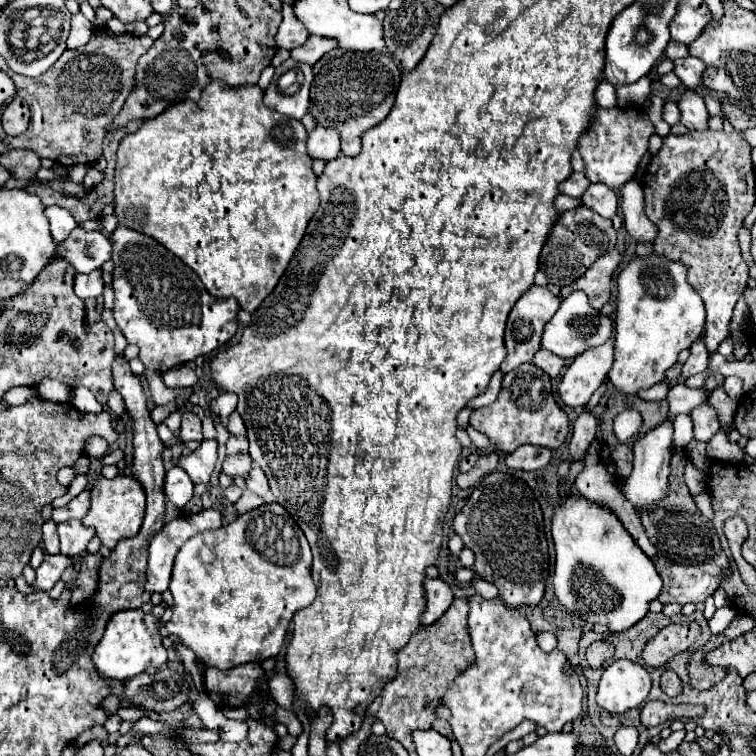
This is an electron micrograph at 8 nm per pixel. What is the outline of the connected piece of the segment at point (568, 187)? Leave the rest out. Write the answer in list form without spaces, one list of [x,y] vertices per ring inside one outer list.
[[[573,172],[567,180],[563,180],[563,182],[559,184],[559,192],[561,192],[561,194],[567,194],[567,196],[571,196],[571,198],[581,198],[583,192],[589,188],[589,184],[591,184],[591,182],[585,178],[583,172]]]

